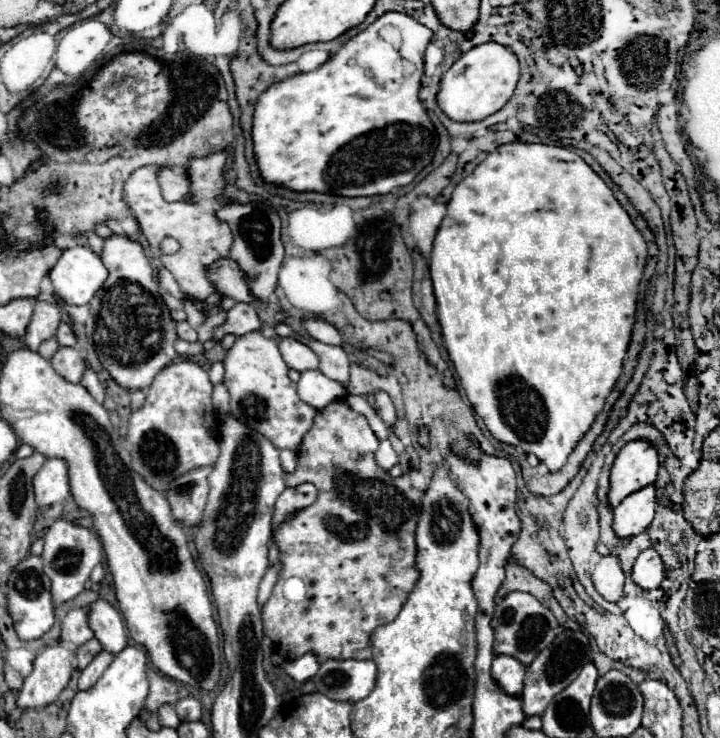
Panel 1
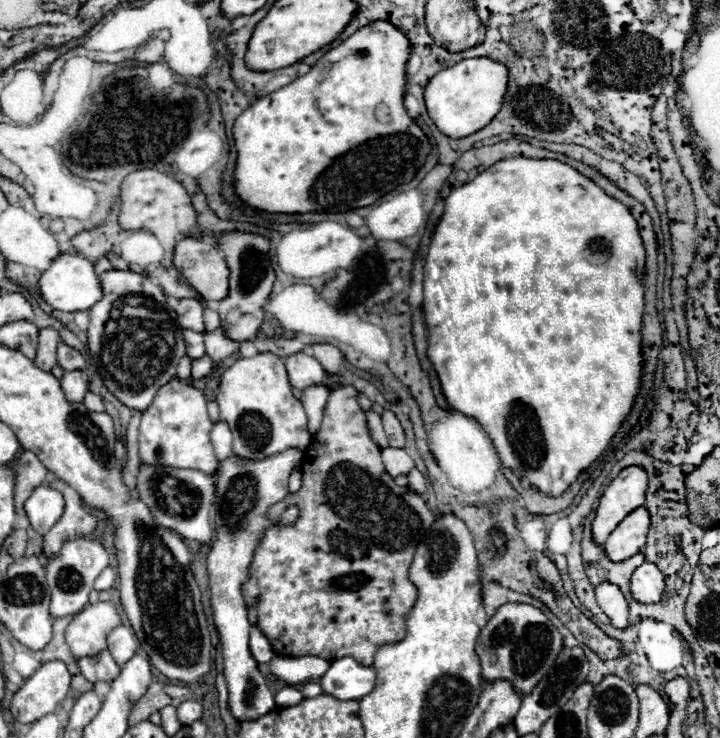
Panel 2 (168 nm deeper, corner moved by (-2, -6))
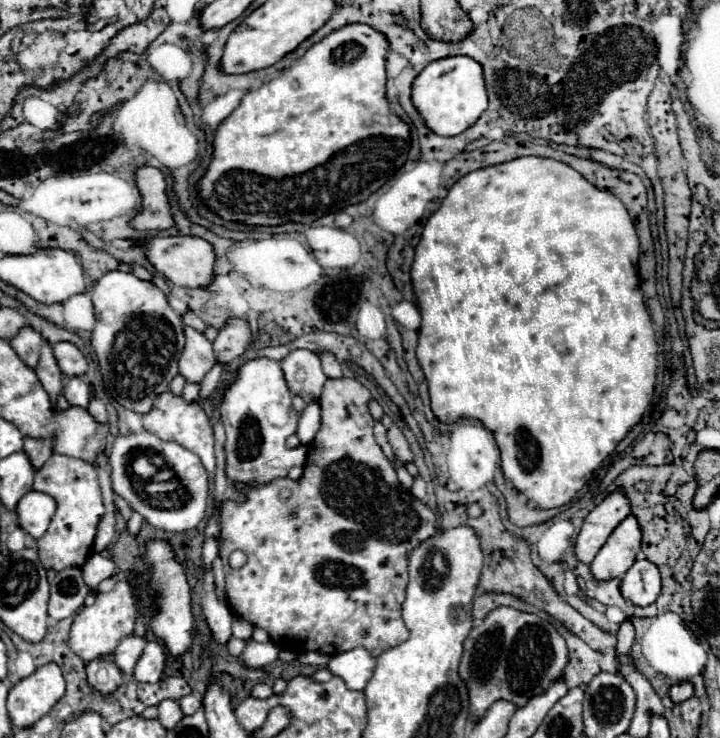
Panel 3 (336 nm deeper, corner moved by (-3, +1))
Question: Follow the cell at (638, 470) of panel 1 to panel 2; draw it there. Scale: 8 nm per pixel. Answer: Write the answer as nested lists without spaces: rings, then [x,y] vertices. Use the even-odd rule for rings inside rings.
[[[640,466],[622,468],[600,498],[596,520],[592,524],[594,542],[604,544],[610,532],[636,508],[644,506],[648,474]]]

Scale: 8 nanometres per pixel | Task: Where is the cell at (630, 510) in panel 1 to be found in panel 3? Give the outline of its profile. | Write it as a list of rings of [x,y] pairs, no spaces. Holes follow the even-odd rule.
[[[629,515],[609,535],[607,543],[599,549],[589,569],[597,581],[621,577],[635,563],[639,551],[641,551],[641,529],[637,519]]]

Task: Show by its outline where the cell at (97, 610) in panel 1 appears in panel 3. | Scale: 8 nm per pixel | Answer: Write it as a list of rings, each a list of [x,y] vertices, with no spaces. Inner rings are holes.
[[[129,635],[125,639],[121,639],[117,651],[115,651],[115,663],[117,667],[125,673],[125,675],[133,675],[133,667],[137,663],[137,657],[141,657],[143,653],[143,647],[145,647],[145,639],[141,637],[135,637],[135,635]]]

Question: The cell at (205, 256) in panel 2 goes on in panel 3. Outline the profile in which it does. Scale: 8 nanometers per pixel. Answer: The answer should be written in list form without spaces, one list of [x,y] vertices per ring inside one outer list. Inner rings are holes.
[[[153,237],[145,239],[141,243],[145,249],[145,257],[151,261],[151,265],[165,275],[175,285],[181,287],[207,287],[213,279],[213,265],[215,265],[215,253],[213,247],[199,239],[199,237]]]

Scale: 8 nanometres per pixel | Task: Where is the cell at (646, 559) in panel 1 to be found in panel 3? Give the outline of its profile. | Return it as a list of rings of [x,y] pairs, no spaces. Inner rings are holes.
[[[647,559],[635,561],[633,567],[621,579],[621,595],[633,605],[647,607],[661,593],[661,575],[657,565]]]

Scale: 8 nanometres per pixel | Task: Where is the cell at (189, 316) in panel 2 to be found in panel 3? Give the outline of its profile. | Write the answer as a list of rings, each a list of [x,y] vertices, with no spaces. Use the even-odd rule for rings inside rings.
[[[187,311],[187,313],[183,315],[183,323],[189,325],[189,327],[193,327],[193,329],[197,329],[199,333],[205,333],[205,329],[207,329],[207,325],[205,325],[193,311]]]

